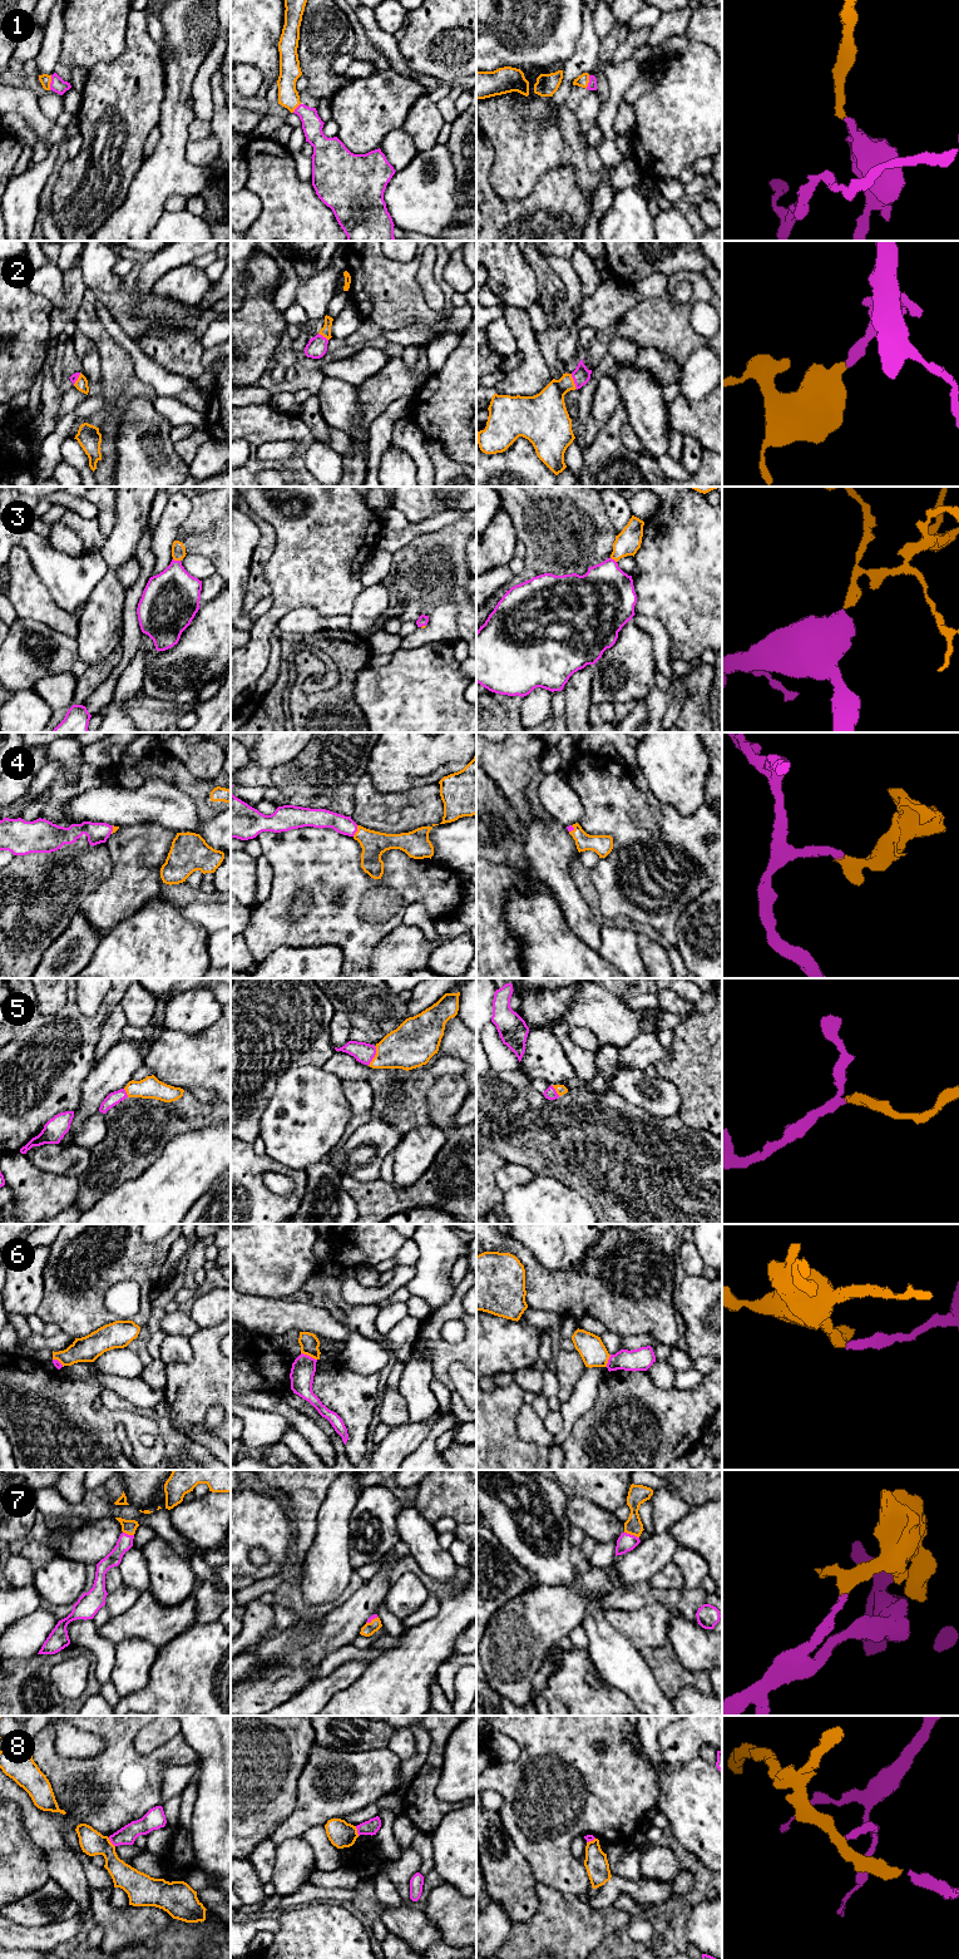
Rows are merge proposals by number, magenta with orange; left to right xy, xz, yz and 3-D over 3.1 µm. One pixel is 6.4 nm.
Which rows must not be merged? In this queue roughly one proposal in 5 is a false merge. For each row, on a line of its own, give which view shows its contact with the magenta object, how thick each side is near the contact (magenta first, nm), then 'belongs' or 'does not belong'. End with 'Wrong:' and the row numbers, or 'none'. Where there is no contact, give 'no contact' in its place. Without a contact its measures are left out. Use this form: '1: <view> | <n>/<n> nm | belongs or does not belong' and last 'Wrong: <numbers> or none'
1: xy | 90/70 nm | belongs
2: yz | 110/240 nm | belongs
3: xy | 360/100 nm | belongs
4: xz | 130/160 nm | belongs
5: xz | 130/280 nm | belongs
6: xz | 150/120 nm | does not belong
7: yz | 110/110 nm | belongs
8: xz | 100/160 nm | belongs
Wrong: 6

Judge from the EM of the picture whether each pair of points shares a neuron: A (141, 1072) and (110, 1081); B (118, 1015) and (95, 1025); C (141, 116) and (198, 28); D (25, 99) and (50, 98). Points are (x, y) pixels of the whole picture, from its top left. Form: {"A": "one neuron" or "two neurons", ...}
{"A": "two neurons", "B": "two neurons", "C": "two neurons", "D": "two neurons"}

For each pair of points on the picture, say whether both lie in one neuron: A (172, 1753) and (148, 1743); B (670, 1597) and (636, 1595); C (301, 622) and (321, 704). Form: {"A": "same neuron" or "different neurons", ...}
{"A": "different neurons", "B": "same neuron", "C": "different neurons"}

